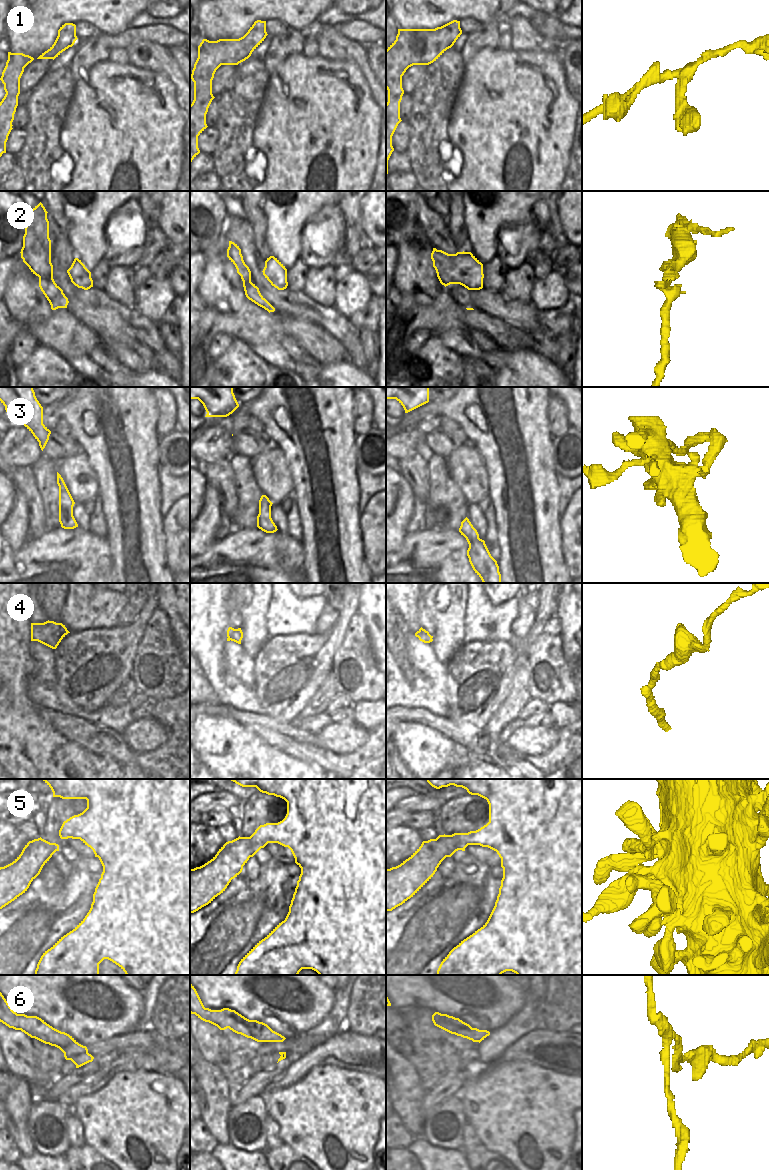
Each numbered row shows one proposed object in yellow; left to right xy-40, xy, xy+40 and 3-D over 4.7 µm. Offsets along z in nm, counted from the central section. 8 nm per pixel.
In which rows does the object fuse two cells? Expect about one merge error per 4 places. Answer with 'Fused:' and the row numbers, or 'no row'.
Fused: 2, 3, 6

